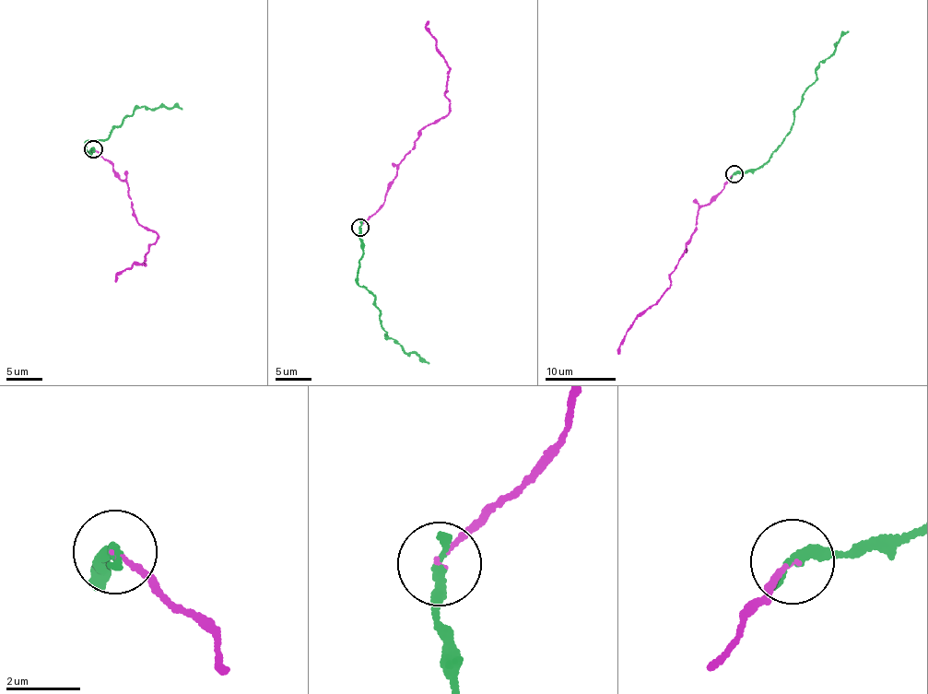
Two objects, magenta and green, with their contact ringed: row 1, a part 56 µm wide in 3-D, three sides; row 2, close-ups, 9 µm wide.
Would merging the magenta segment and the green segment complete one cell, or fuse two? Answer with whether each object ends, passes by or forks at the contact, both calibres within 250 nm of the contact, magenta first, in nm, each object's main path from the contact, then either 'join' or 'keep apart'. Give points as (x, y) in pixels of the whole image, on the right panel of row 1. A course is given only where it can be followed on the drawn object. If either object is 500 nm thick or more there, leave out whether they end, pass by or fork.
magenta ends there; green ends there; 90 nm thick on the magenta side, 320 nm on the other; magenta runs (734, 174), (717, 197), (699, 209), (687, 250), (670, 275), (671, 285), (635, 320), (617, 353); green runs (734, 174), (760, 167), (781, 144), (801, 95), (815, 80), (820, 61), (834, 52), (835, 44), (847, 33); join

